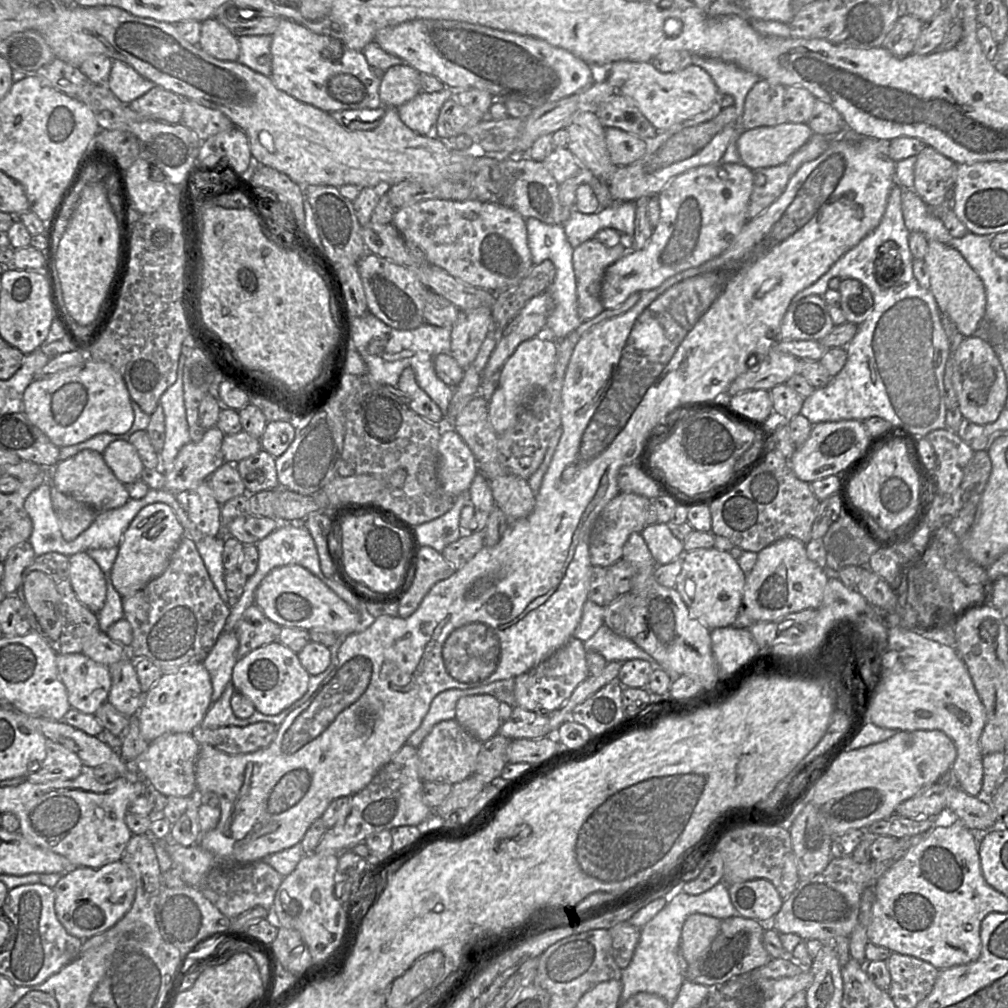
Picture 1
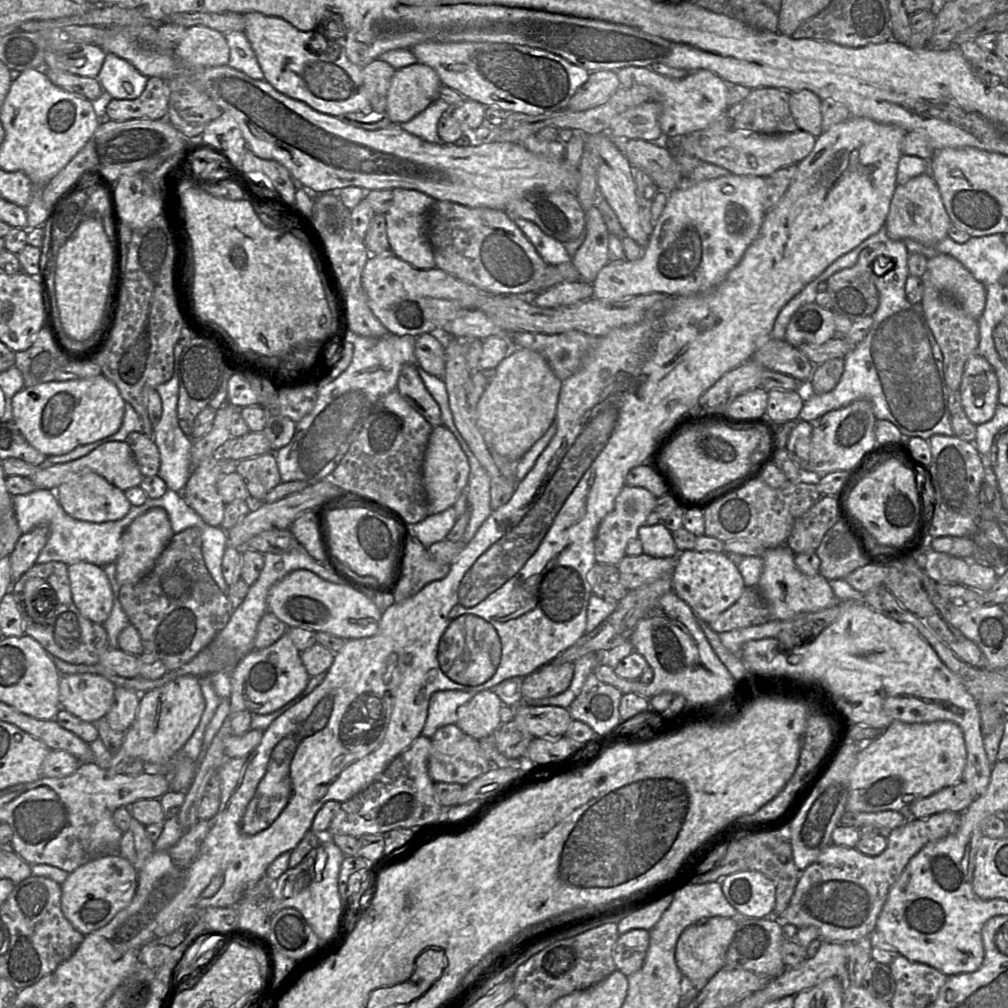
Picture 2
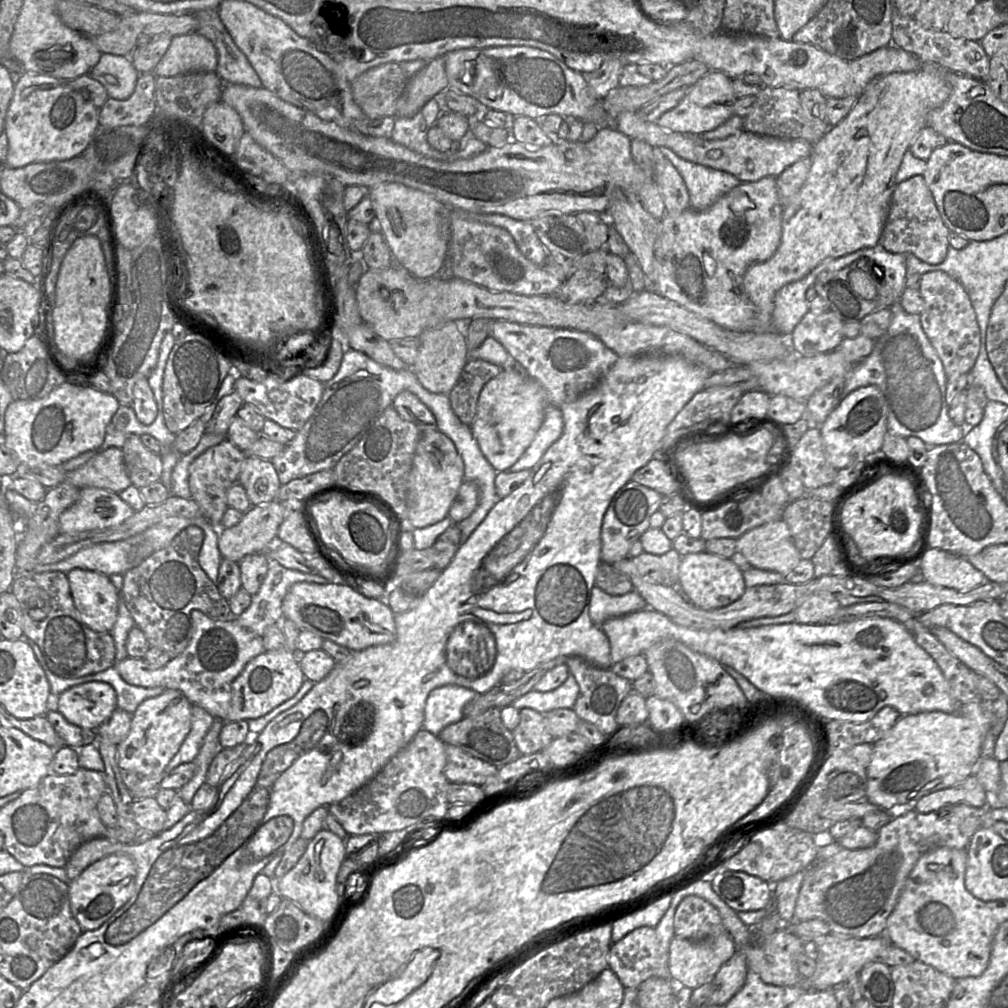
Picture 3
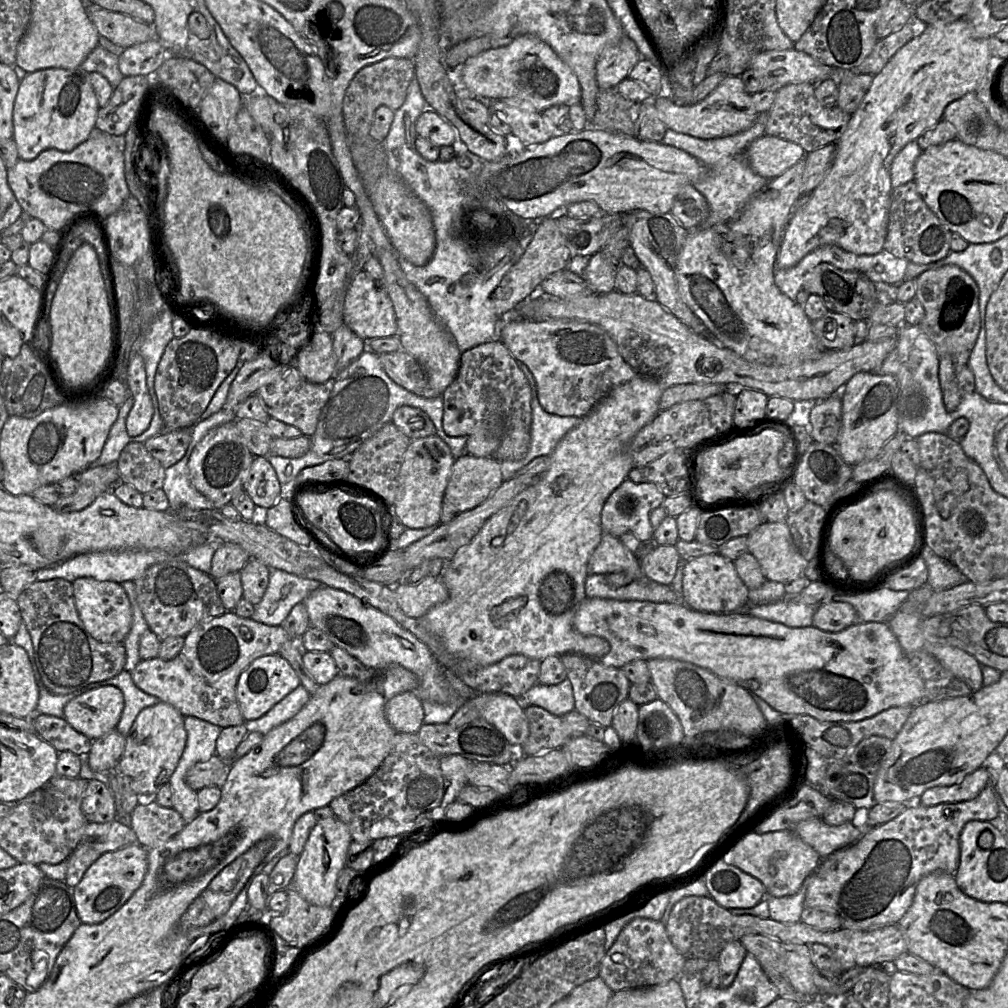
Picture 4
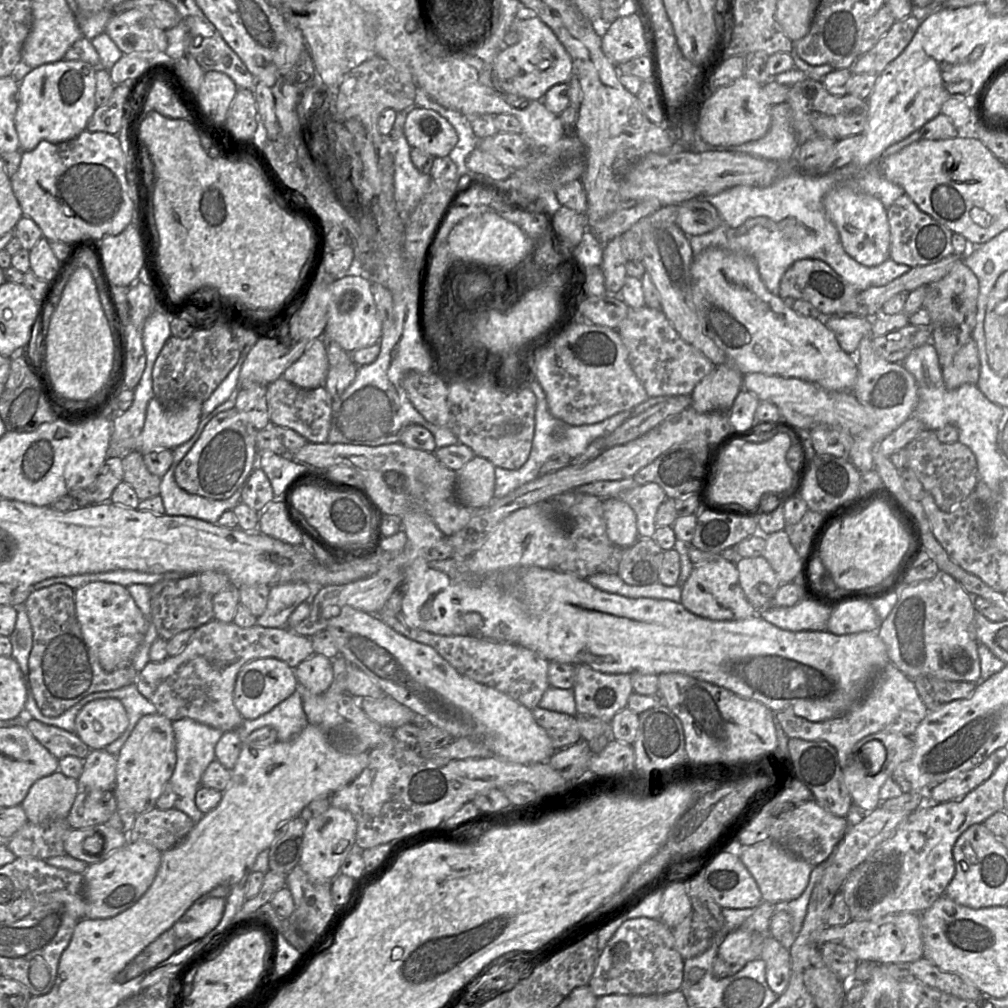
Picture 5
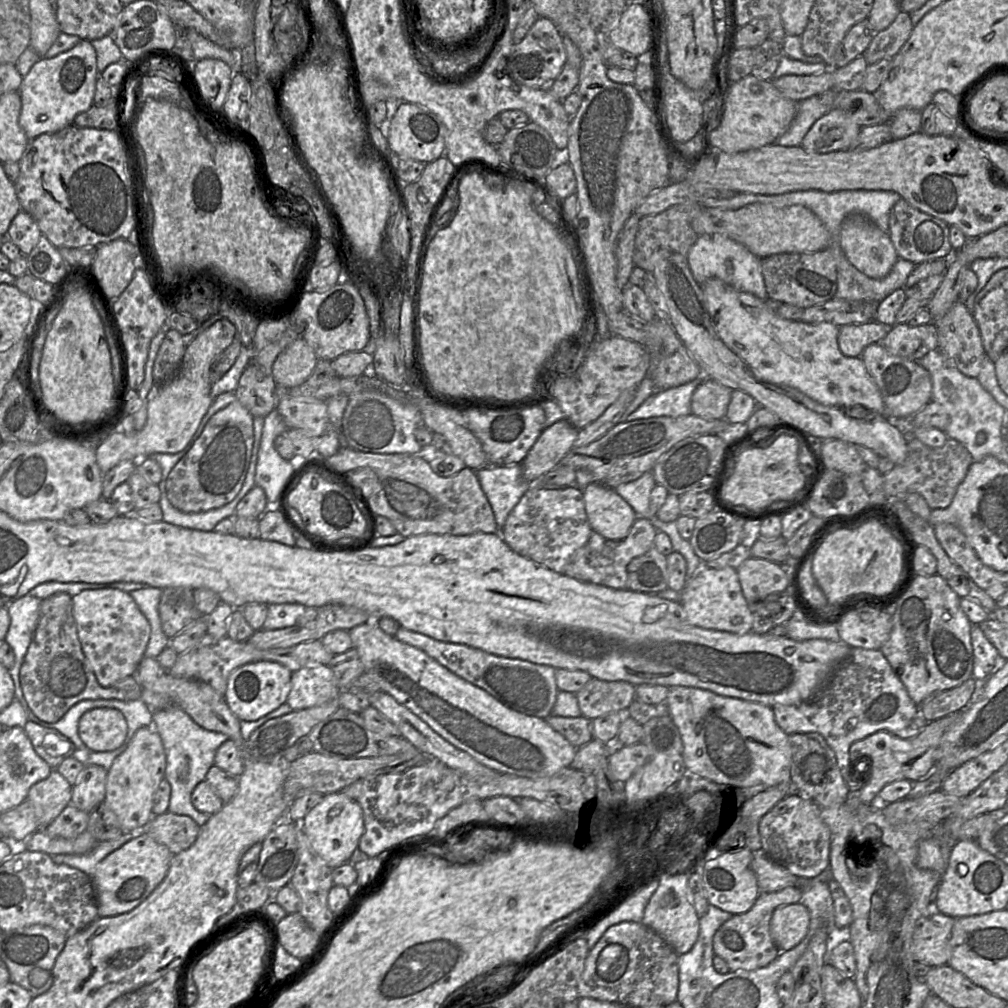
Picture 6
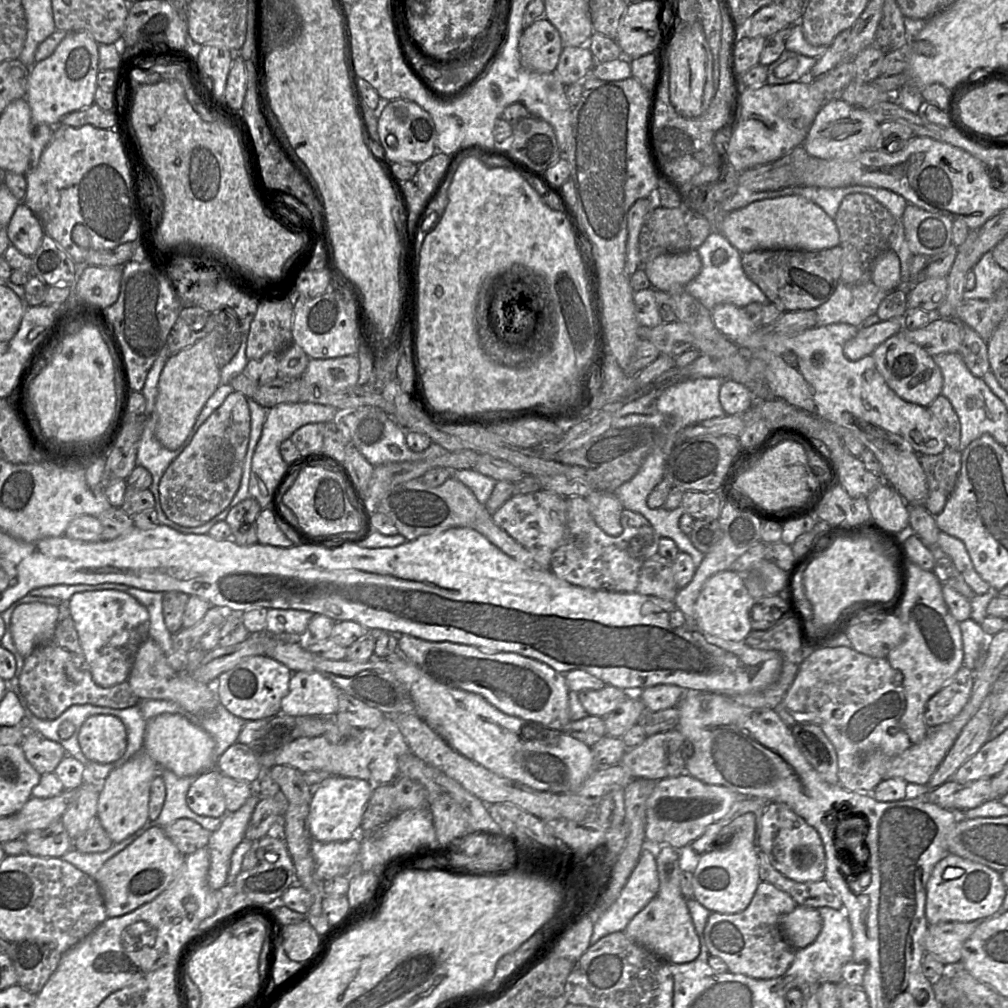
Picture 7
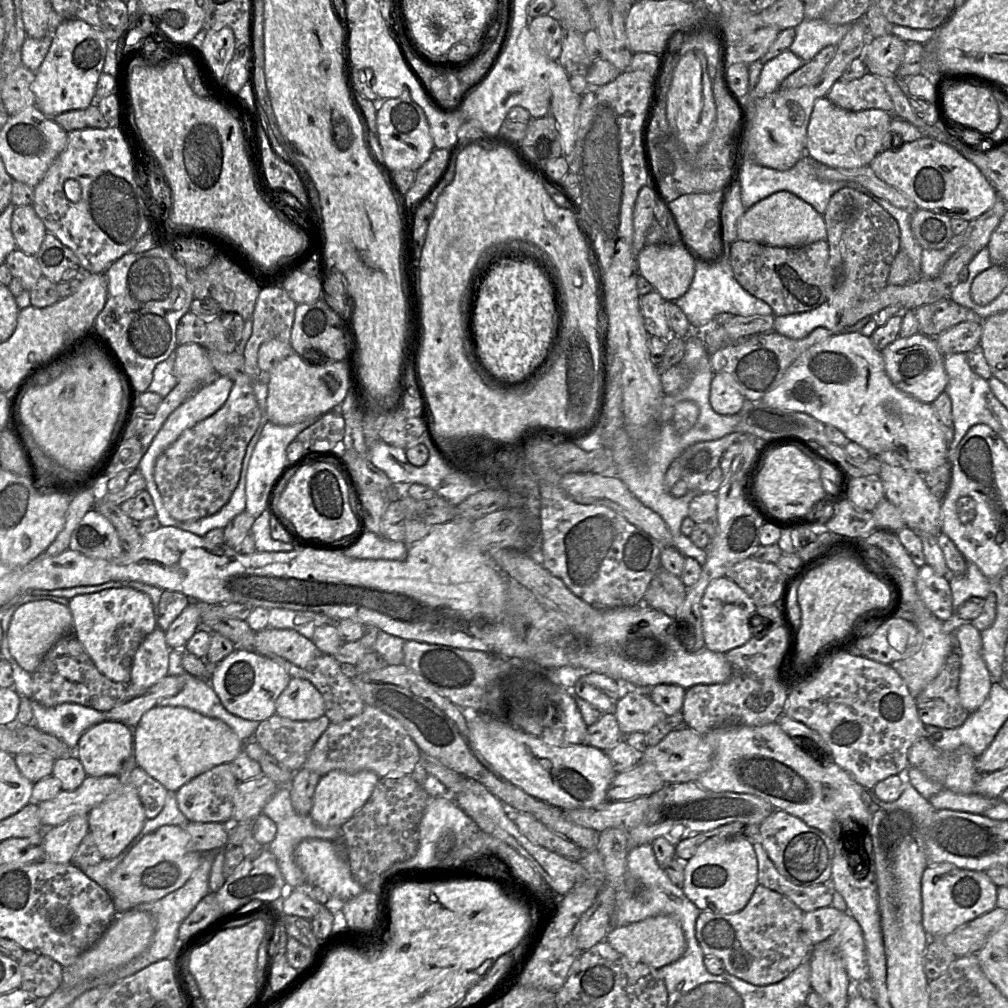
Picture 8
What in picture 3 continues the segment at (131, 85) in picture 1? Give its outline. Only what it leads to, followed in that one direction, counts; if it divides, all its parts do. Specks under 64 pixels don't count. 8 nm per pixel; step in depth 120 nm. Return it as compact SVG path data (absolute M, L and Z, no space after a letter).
M102 53L89 74L105 87L110 98L125 100L133 93L140 73L129 56Z

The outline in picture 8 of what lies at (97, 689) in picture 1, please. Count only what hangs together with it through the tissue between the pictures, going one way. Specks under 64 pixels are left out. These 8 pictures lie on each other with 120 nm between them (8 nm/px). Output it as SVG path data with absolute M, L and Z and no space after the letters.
M102 721L88 728L81 735L75 755L87 776L111 776L122 773L124 763L133 754L132 728L118 721Z

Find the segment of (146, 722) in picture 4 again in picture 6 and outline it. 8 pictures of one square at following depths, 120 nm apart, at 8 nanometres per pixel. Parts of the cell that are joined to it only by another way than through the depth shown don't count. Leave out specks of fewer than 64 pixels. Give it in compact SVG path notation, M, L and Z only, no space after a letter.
M153 726L139 728L125 751L108 770L104 803L113 811L123 833L137 833L153 817L154 795L166 769L166 755L160 735Z

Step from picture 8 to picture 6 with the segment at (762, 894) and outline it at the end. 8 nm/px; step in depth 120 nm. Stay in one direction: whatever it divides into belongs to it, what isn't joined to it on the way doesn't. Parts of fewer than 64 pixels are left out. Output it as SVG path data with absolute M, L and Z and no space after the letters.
M786 887L776 892L760 892L752 908L742 914L733 915L723 923L713 937L714 954L723 958L730 972L755 970L769 965L780 954L770 934L770 920L776 908L799 903L802 891L798 887Z

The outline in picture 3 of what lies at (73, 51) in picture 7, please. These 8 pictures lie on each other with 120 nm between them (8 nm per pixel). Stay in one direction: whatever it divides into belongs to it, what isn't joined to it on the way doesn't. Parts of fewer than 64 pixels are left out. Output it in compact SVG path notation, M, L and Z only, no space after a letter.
M23 71L14 85L13 96L5 117L4 132L8 138L8 153L3 167L20 168L31 163L64 161L79 156L90 144L98 126L99 108L92 101L85 100L78 90L68 84L68 81Z

